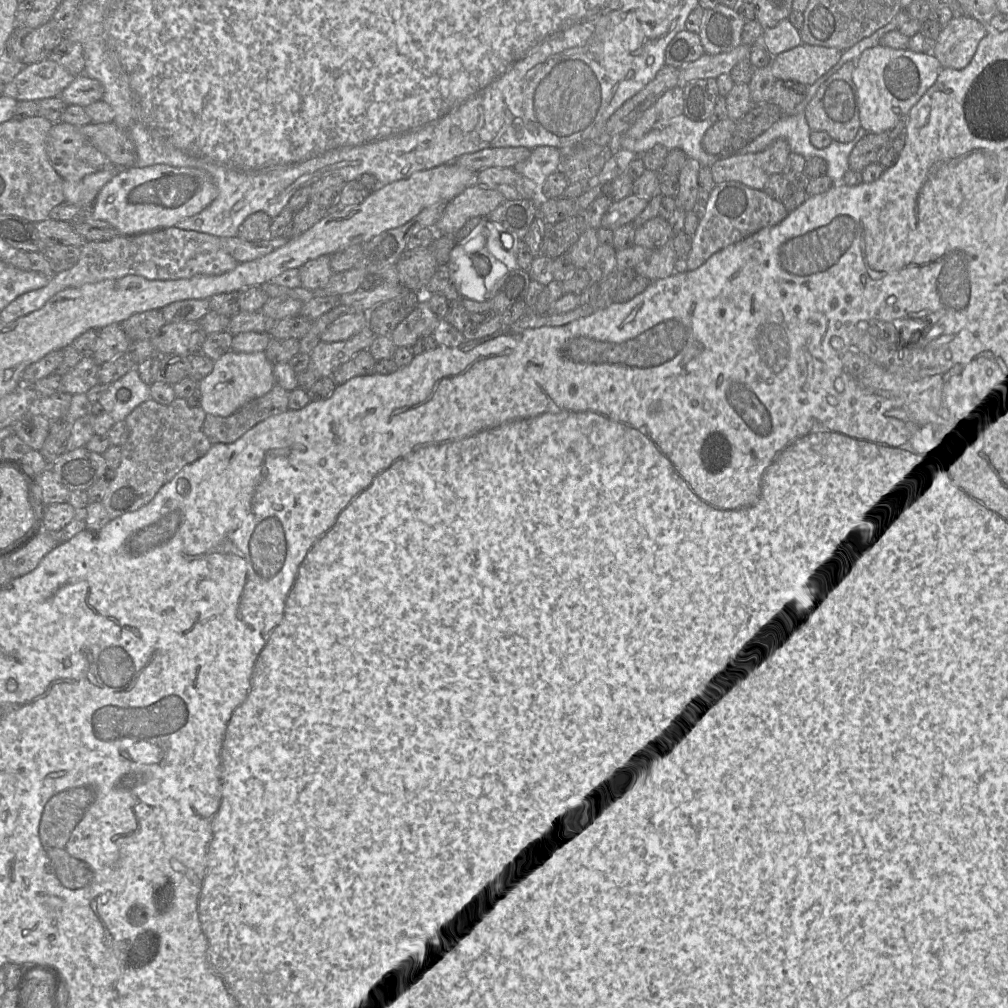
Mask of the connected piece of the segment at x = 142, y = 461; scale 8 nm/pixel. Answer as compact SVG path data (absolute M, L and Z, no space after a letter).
M177 397L170 404L160 404L150 398L130 412L124 420L128 428L128 438L120 446L120 464L115 470L113 479L108 482L105 496L101 500L111 519L147 504L180 470L206 455L212 447L203 431L206 415L201 406L190 407L185 399Z

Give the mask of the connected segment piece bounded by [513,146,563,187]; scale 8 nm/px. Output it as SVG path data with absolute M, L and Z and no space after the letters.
M539 146L513 169L540 187L549 175L560 170L562 159L563 151L552 146Z

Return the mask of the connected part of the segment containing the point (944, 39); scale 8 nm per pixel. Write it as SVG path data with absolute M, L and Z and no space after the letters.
M968 15L955 16L943 27L930 52L943 68L963 69L971 62L979 42L988 32L988 25Z

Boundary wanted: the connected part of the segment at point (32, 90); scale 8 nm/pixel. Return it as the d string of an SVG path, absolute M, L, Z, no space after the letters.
M45 58L26 65L5 86L2 95L17 101L39 101L44 98L59 96L75 77L56 61Z

